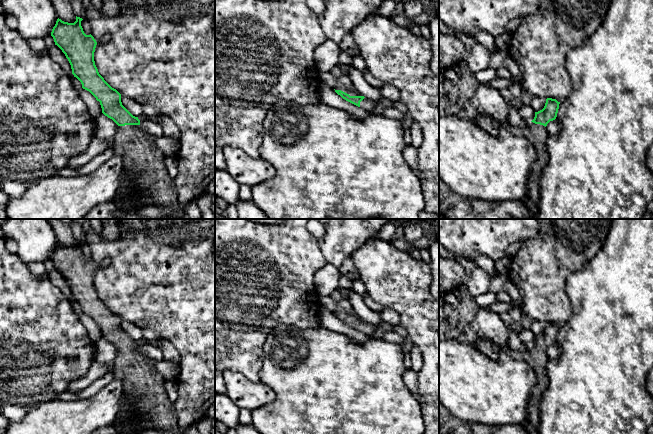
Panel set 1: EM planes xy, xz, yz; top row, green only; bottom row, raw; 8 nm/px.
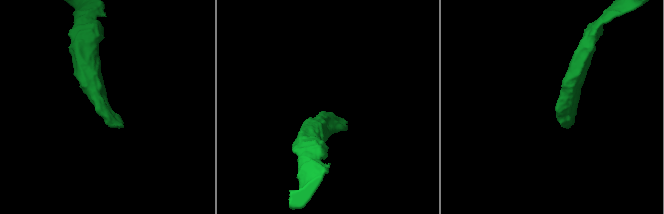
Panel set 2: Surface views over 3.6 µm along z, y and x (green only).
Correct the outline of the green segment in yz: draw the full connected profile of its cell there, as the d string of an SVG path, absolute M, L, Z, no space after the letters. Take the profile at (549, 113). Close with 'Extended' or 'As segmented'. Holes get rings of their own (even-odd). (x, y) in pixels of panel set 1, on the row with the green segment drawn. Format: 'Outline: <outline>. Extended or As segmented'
Outline: M547 98L544 108L535 112L535 117L527 130L528 139L535 148L537 159L530 170L528 192L520 201L534 211L538 210L540 204L539 181L541 172L549 160L547 150L549 134L546 126L550 121L556 119L559 104L560 102L556 99Z. Extended

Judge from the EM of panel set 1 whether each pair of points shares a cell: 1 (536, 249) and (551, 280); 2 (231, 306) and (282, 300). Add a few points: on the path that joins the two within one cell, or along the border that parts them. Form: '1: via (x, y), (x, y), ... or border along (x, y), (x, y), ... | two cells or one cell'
1: via (537, 257), (541, 263), (541, 268), (545, 272) | one cell
2: via (244, 310), (269, 310) | one cell

